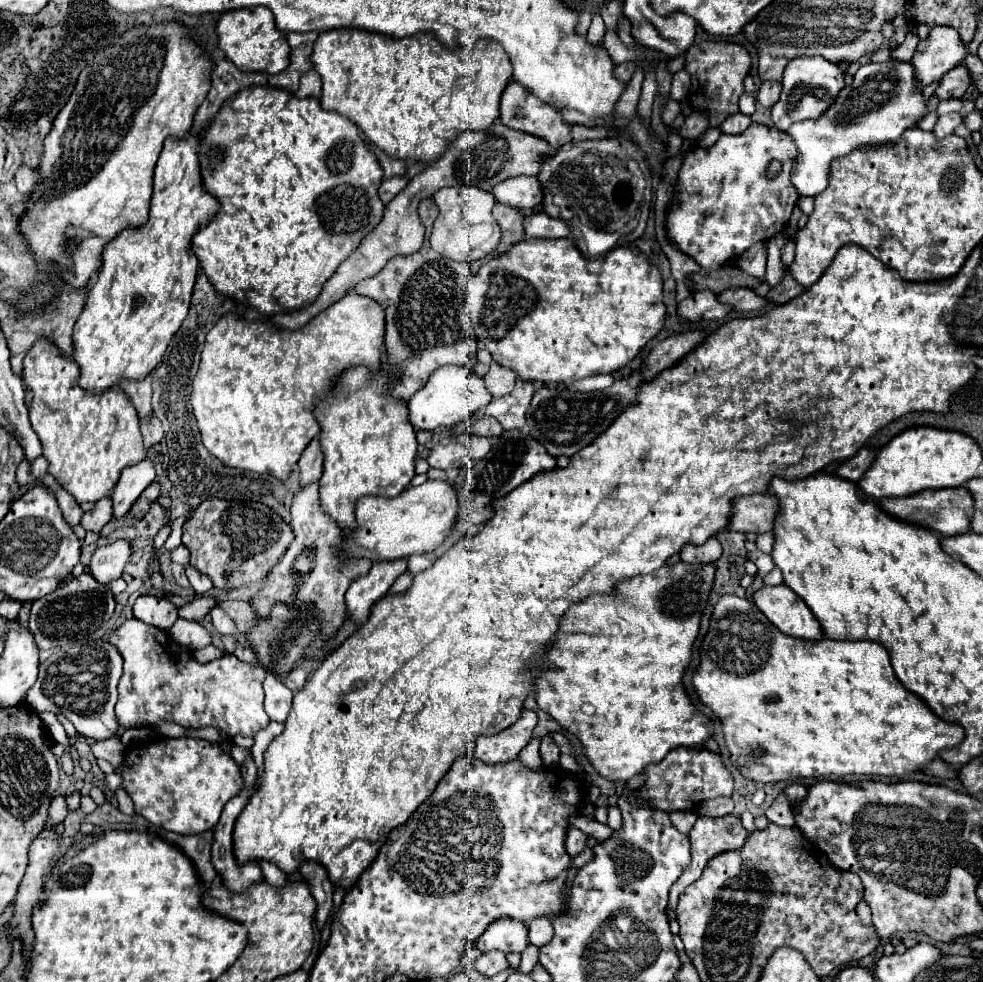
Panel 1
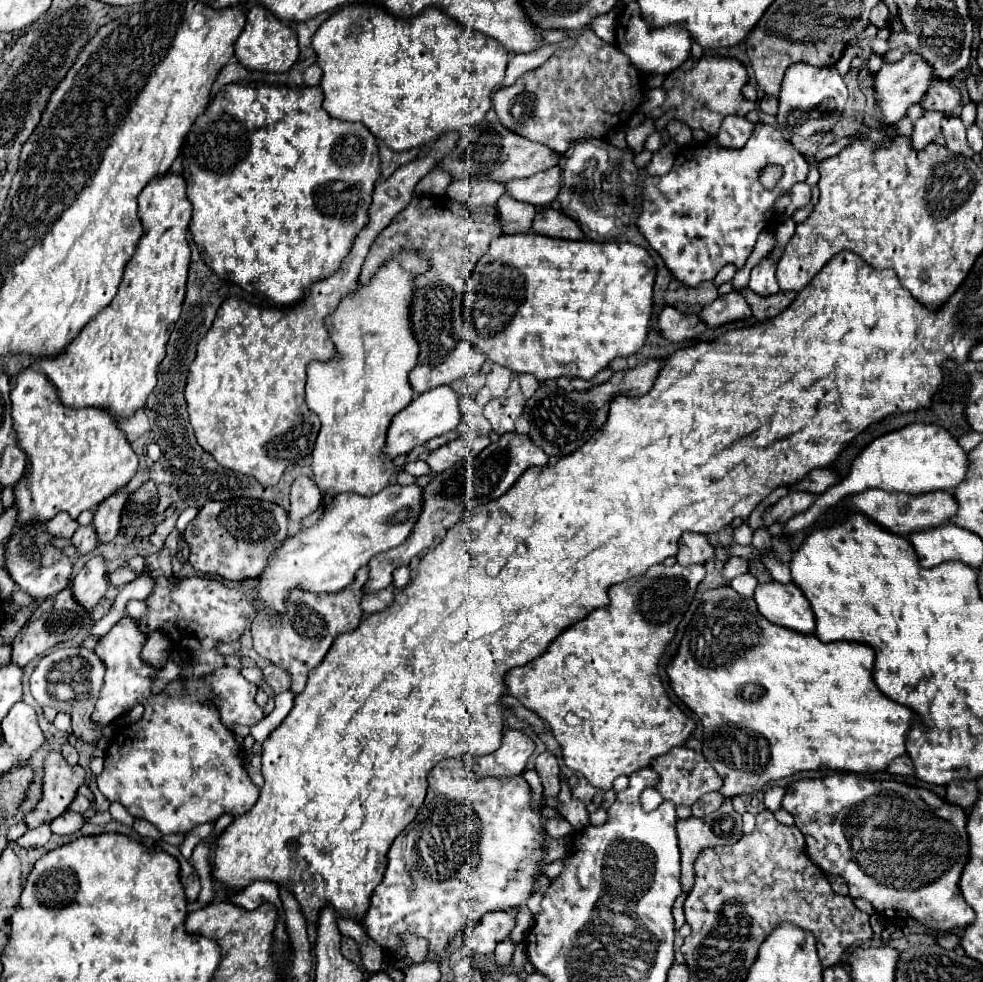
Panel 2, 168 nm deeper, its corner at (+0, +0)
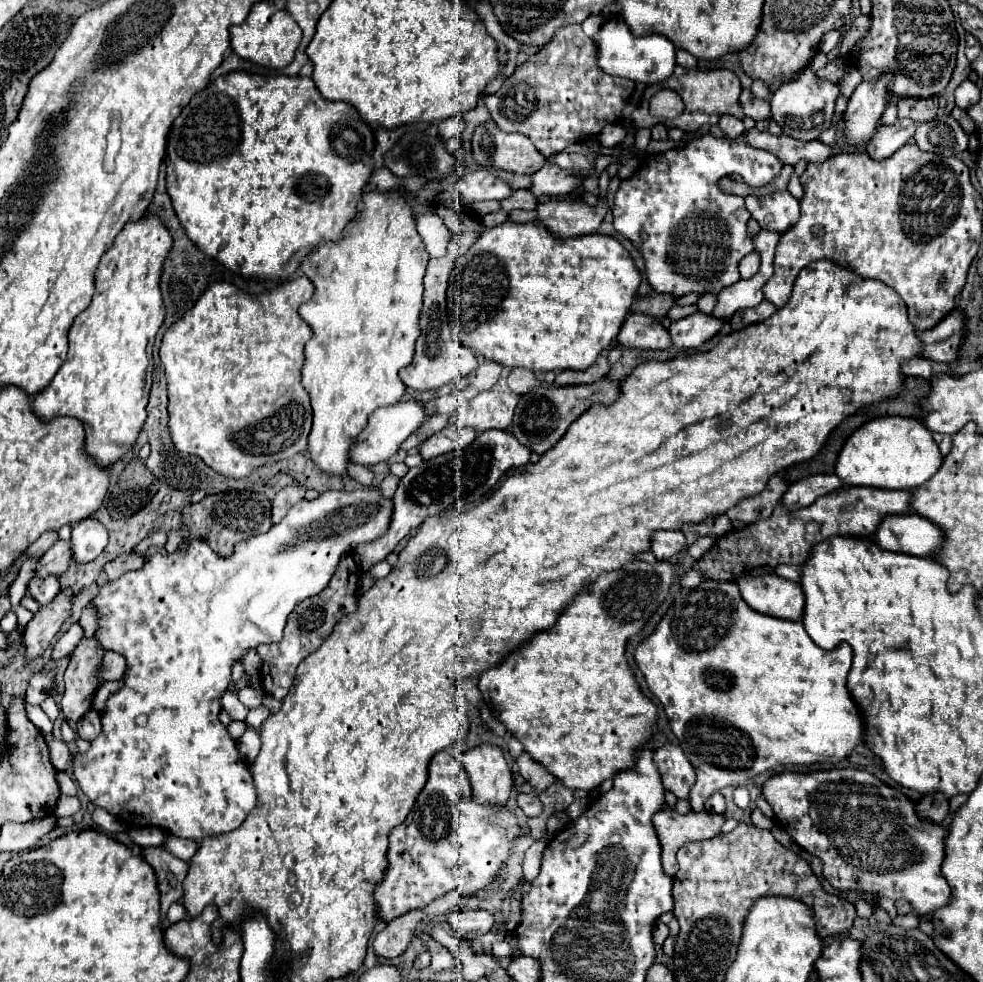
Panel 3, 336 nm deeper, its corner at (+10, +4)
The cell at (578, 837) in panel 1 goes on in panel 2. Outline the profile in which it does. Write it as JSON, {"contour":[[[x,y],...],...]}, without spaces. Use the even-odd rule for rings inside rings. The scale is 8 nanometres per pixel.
{"contour":[[[549,819],[549,821],[547,821],[547,835],[549,835],[551,839],[561,839],[561,837],[565,837],[571,829],[573,829],[573,827],[571,827],[565,819]]]}

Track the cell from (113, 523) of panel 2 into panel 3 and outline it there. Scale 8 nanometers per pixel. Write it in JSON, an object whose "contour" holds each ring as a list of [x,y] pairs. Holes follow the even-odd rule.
{"contour":[[[83,519],[71,529],[73,563],[91,563],[107,545],[107,531],[95,519]]]}

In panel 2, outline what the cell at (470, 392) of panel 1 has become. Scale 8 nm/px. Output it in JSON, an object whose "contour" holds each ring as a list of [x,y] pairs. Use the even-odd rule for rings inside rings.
{"contour":[[[439,385],[437,389],[425,391],[393,417],[389,433],[387,433],[385,453],[391,457],[409,453],[413,447],[455,429],[459,421],[461,421],[461,393],[459,391],[455,391],[451,385],[445,385],[445,387]]]}

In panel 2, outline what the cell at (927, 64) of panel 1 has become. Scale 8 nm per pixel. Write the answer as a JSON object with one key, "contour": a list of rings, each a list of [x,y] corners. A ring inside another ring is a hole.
{"contour":[[[905,53],[905,57],[897,63],[885,63],[881,71],[875,75],[875,97],[881,101],[883,121],[887,125],[893,125],[901,117],[905,117],[907,109],[921,101],[921,97],[927,93],[933,81],[935,81],[933,69],[927,65],[925,59],[917,57],[917,53]]]}

